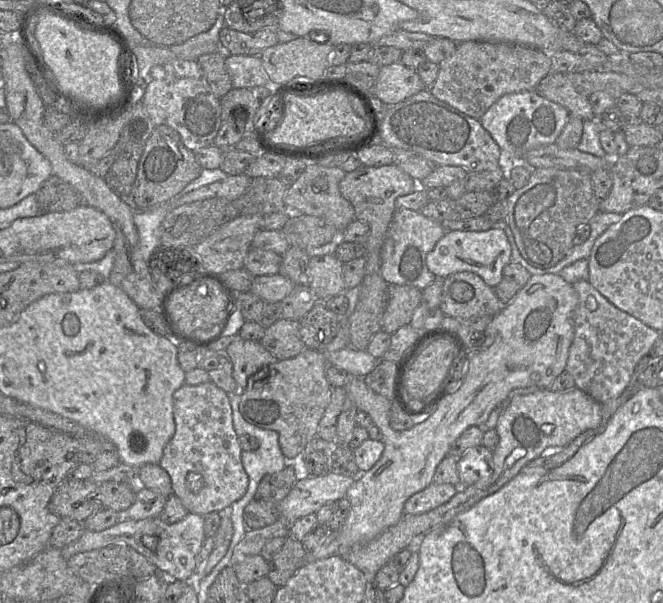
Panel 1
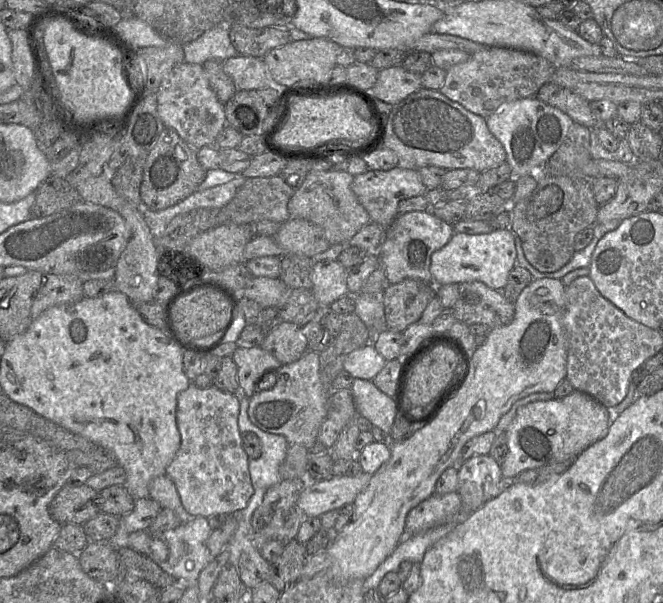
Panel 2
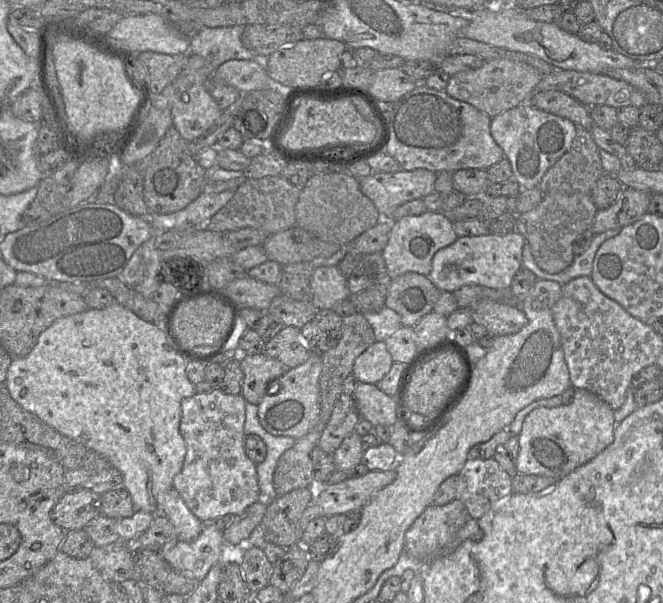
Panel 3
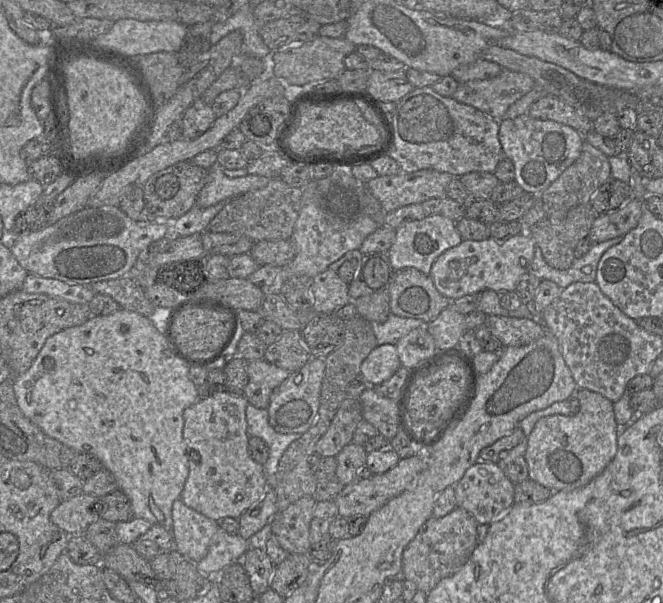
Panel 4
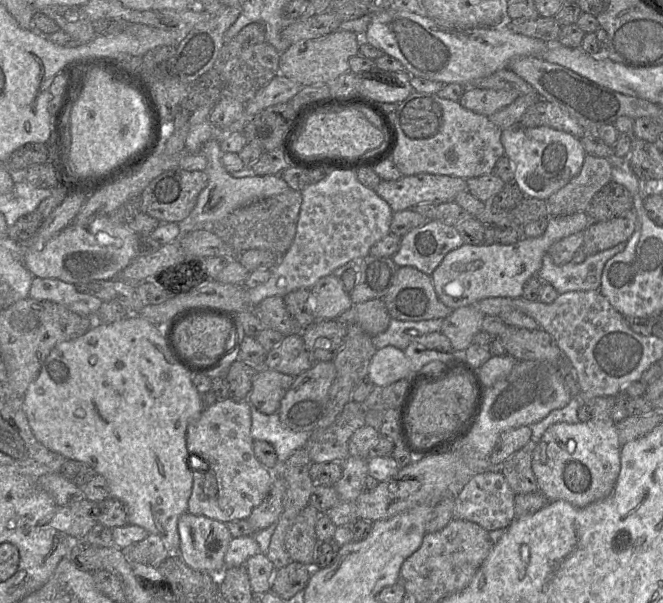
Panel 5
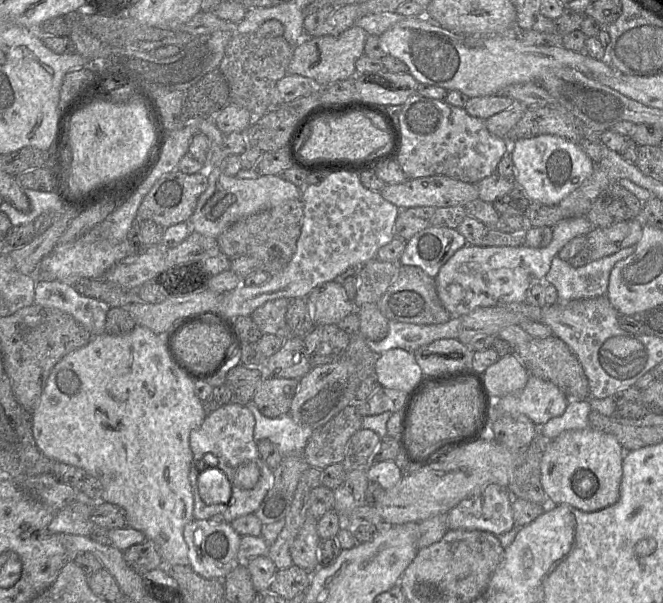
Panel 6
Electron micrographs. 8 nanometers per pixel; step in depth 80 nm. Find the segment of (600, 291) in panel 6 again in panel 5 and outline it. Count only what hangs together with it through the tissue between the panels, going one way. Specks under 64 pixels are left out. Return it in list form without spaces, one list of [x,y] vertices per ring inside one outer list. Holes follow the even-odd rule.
[[[621,242],[609,249],[587,256],[581,263],[569,262],[561,266],[554,264],[551,257],[545,254],[537,276],[542,282],[551,284],[558,294],[599,290],[605,263],[625,247],[626,242]]]

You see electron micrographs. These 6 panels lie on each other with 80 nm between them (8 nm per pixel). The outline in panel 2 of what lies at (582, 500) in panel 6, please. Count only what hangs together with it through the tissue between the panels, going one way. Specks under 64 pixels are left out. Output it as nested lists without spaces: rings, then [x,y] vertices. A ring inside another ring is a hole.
[[[574,389],[563,398],[539,400],[521,406],[505,430],[507,453],[500,464],[503,480],[512,482],[524,470],[575,459],[588,447],[605,438],[611,411],[589,394]]]

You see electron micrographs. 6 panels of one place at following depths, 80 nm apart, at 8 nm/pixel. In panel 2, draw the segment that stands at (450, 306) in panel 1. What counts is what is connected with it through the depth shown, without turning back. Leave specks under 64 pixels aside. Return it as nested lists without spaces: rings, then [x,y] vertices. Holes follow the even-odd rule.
[[[480,281],[460,283],[454,304],[457,321],[466,325],[485,324],[490,328],[508,325],[515,314],[514,304],[502,293]]]

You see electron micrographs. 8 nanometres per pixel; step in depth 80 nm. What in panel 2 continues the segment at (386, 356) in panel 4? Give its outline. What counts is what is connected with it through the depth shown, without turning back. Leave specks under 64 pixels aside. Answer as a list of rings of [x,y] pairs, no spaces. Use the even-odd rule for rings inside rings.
[[[372,343],[349,353],[343,362],[344,371],[353,378],[372,381],[383,369],[386,359],[375,349]]]

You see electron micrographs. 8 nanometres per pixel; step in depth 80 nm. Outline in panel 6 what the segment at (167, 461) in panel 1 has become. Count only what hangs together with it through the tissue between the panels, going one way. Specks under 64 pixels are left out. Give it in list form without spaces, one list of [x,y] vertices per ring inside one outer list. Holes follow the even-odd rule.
[[[229,403],[206,416],[203,424],[190,433],[190,447],[194,463],[189,479],[194,496],[193,516],[196,520],[216,520],[231,523],[248,514],[254,514],[272,486],[273,470],[259,455],[254,440],[255,418],[247,405]],[[209,467],[218,467],[227,476],[231,485],[231,498],[225,505],[206,506],[202,501],[198,478]]]

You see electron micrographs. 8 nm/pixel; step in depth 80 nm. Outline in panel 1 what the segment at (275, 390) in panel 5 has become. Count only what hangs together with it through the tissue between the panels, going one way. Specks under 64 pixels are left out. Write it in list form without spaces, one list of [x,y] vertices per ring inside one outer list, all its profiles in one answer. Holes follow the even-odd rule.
[[[239,337],[228,345],[224,354],[233,364],[233,378],[239,390],[247,387],[250,376],[278,361],[259,341],[244,340]]]

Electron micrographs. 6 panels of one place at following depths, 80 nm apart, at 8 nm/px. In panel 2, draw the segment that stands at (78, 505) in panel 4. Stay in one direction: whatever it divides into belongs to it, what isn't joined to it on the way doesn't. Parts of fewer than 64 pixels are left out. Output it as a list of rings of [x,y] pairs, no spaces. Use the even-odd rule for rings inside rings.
[[[68,482],[51,501],[48,512],[61,525],[84,525],[100,512],[99,492],[86,483]]]

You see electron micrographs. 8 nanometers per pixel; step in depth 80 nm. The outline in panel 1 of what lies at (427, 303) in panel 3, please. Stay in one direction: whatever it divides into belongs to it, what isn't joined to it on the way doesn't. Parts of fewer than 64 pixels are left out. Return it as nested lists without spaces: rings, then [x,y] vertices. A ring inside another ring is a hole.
[[[390,285],[381,330],[393,334],[409,325],[416,308],[422,303],[422,290],[410,285]]]

